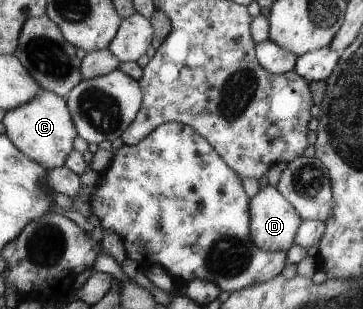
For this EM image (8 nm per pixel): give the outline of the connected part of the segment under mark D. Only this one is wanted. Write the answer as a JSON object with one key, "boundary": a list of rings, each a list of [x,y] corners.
{"boundary":[[[263,186],[251,198],[251,240],[265,252],[287,252],[296,244],[302,217],[277,187]]]}

